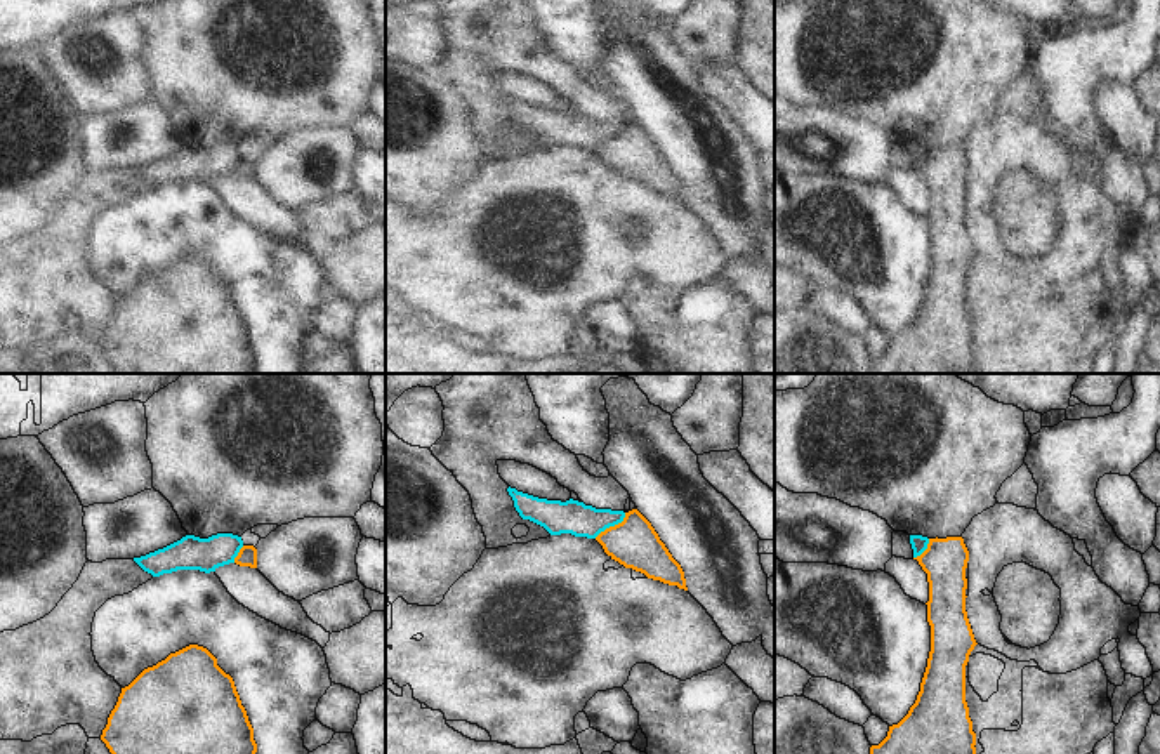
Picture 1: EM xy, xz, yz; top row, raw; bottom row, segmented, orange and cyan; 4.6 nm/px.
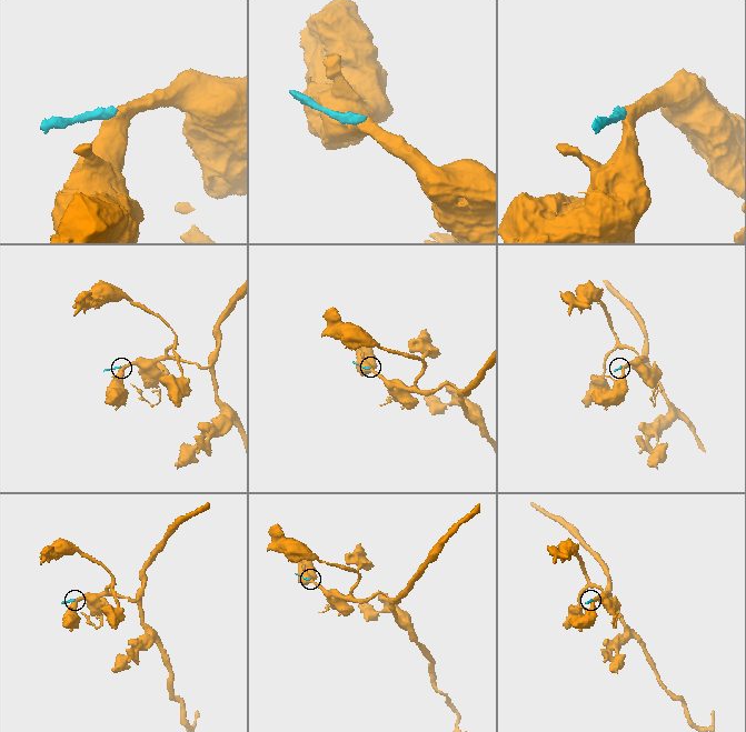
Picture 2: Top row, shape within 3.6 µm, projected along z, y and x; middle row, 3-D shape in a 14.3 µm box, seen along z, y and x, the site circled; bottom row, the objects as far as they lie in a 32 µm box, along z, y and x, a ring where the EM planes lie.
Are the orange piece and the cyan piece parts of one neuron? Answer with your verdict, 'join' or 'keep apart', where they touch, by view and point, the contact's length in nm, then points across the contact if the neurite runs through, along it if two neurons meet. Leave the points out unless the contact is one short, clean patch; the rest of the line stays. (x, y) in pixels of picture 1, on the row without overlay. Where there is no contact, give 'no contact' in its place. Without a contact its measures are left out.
keep apart; contact xz (612, 138); length 190 nm; border xz (626, 124), (620, 132), (606, 138), (594, 148)

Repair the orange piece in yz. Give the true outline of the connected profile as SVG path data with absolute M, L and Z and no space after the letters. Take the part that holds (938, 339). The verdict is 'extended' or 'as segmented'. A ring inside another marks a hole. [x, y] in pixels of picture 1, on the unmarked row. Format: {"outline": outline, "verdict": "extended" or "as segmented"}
{"outline": "M962 148L929 149L927 160L913 169L927 184L931 262L920 302L908 325L889 337L887 347L870 358L868 374L978 374L976 344L966 313L966 276L978 255L966 222L966 179L969 162Z", "verdict": "as segmented"}

